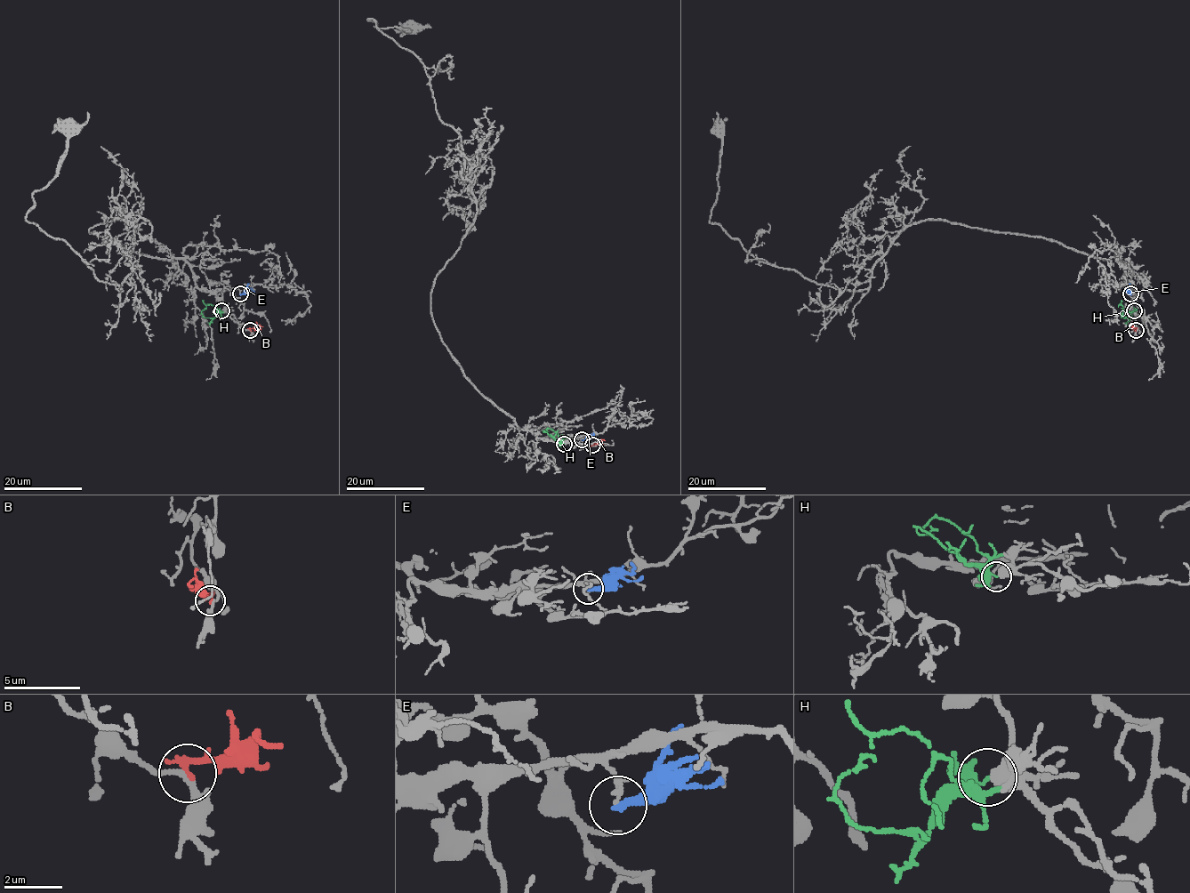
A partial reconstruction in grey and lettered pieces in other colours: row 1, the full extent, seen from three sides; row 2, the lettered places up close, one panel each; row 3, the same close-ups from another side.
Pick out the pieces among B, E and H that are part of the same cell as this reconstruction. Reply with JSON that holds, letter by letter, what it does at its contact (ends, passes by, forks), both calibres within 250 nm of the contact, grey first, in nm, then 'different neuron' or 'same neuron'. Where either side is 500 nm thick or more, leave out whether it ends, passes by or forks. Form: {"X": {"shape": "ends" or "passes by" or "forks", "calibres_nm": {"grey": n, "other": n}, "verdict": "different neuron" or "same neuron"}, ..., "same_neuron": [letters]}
{"B": {"shape": "ends", "calibres_nm": {"grey": 200, "other": 240}, "verdict": "different neuron"}, "E": {"shape": "ends", "calibres_nm": {"grey": 100, "other": 240}, "verdict": "different neuron"}, "H": {"calibres_nm": {"grey": 600, "other": 240}, "verdict": "different neuron"}, "same_neuron": []}

